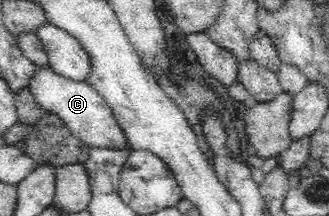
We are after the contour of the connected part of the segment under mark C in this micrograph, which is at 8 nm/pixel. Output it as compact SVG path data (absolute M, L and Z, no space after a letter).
M39 68L30 79L29 89L36 97L36 102L47 112L58 115L70 129L72 135L84 142L89 147L106 148L106 149L125 149L130 147L130 142L124 130L115 119L112 108L98 94L97 90L87 81L76 82L59 76L51 68Z

